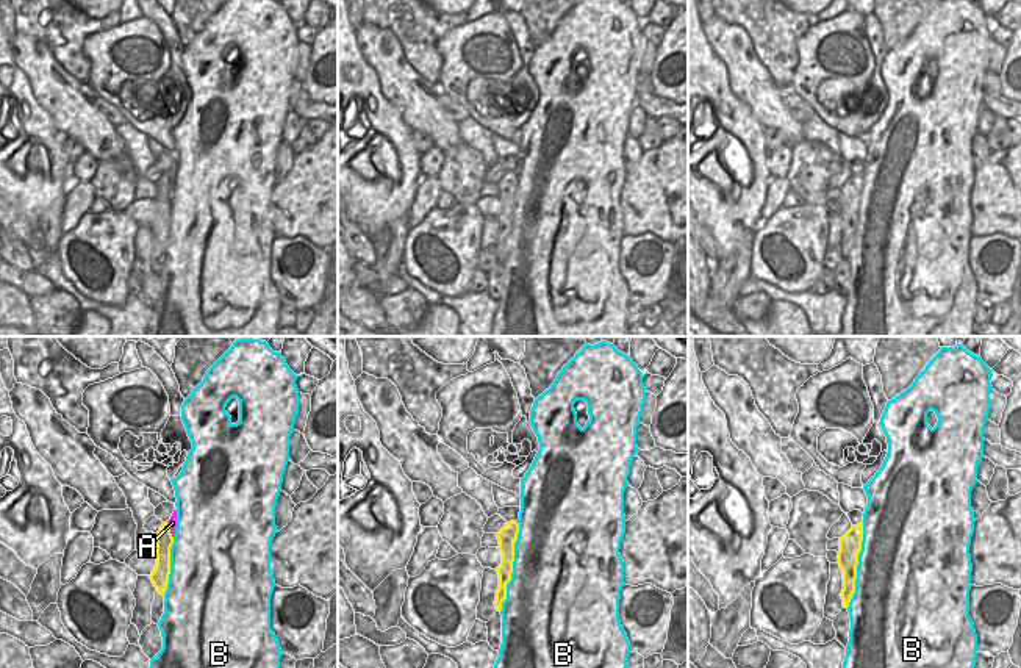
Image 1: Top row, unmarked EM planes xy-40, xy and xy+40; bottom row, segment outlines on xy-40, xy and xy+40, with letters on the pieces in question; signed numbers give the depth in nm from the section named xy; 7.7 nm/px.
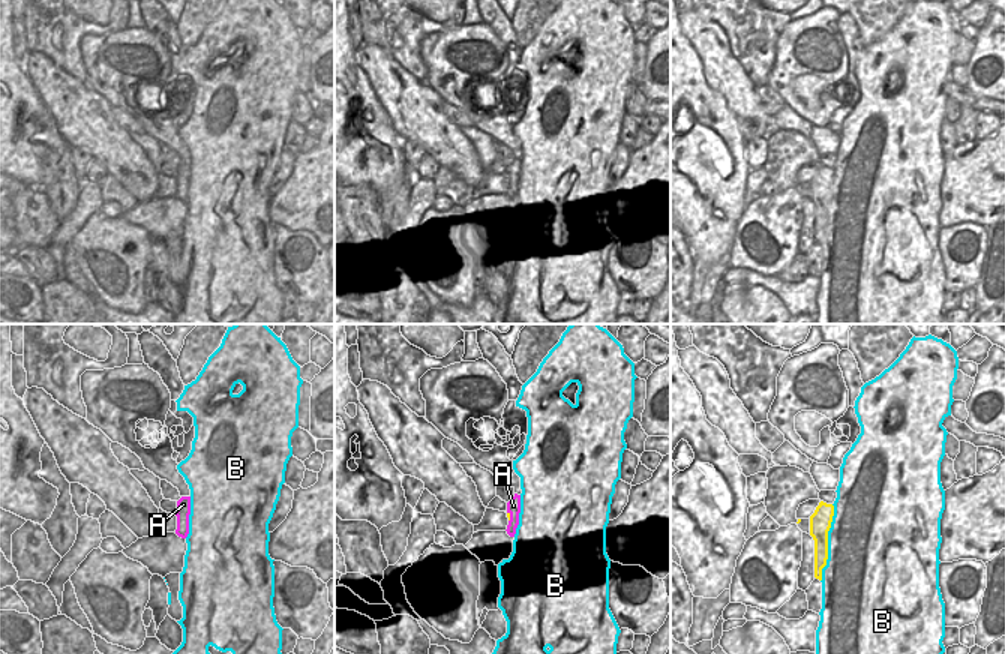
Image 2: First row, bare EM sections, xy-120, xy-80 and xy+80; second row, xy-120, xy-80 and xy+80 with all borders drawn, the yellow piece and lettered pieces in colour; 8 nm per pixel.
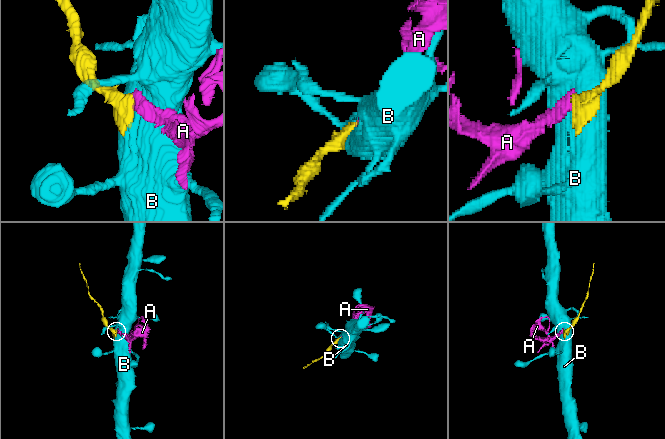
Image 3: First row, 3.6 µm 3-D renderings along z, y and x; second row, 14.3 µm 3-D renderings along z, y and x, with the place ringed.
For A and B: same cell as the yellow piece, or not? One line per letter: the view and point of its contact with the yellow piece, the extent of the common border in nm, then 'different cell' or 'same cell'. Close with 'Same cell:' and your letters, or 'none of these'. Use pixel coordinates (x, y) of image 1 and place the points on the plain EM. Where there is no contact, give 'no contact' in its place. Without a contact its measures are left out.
A: meets yellow in xy-40 at (169, 179); contact 140 nm long; different cell
B: meets yellow in xy at (512, 216); contact 700 nm long; different cell
Same cell: none of these

